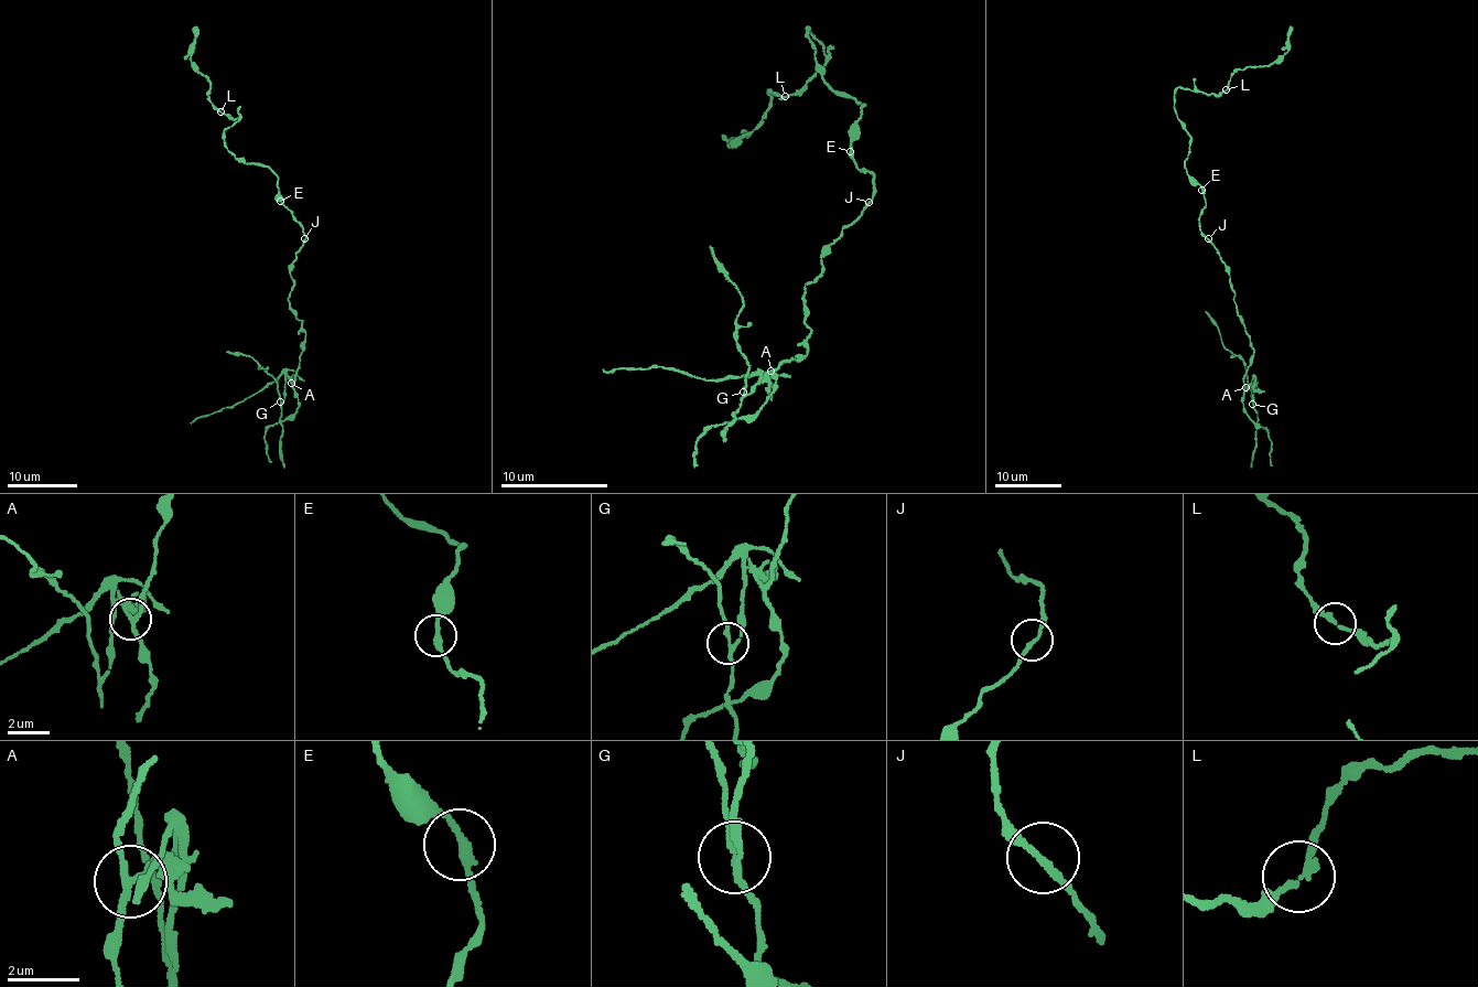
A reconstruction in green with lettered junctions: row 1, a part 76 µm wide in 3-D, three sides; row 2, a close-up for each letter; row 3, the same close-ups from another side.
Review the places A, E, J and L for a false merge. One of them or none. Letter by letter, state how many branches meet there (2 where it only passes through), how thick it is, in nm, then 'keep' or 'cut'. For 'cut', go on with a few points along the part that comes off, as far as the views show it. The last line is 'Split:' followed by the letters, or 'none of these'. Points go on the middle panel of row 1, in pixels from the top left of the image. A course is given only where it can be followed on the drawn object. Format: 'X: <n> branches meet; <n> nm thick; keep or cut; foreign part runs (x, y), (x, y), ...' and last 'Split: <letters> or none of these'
A: 3 branches meet; 180 nm thick; cut; foreign part runs (770, 371), (746, 395), (750, 368), (736, 324), (742, 297), (709, 246)
E: 2 branches meet; 240 nm thick; keep
J: 2 branches meet; 170 nm thick; keep
L: 2 branches meet; 200 nm thick; keep
Split: A

